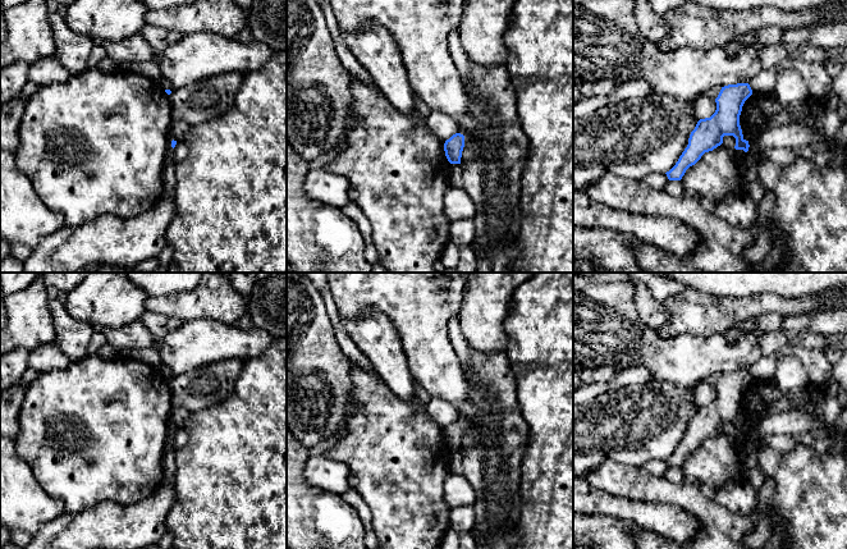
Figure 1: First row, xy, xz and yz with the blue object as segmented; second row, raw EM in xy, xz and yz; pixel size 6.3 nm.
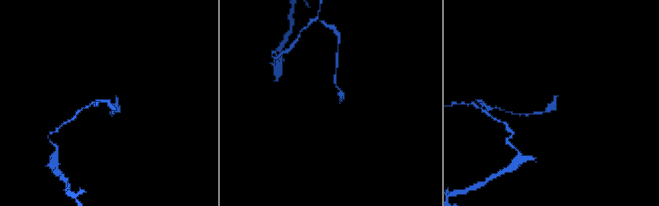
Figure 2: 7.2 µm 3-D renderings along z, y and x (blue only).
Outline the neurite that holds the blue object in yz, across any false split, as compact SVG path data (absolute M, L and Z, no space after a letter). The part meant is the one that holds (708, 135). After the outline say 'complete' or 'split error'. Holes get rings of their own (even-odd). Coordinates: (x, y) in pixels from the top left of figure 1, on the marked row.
M748 83L722 87L715 99L716 110L710 118L700 119L691 132L688 145L676 165L667 171L669 180L681 180L686 170L695 165L705 152L723 143L724 136L736 138L736 150L748 151L748 141L743 138L740 115L745 101L752 95Z; complete

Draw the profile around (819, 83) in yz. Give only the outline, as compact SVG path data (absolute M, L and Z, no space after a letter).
M792 56L773 68L761 69L748 83L752 93L773 93L777 76L784 69L800 72L810 96L824 100L832 91L833 78L825 70L824 64Z

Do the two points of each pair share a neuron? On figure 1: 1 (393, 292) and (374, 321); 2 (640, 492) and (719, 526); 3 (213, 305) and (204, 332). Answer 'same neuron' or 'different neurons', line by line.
1: different neurons
2: same neuron
3: different neurons

